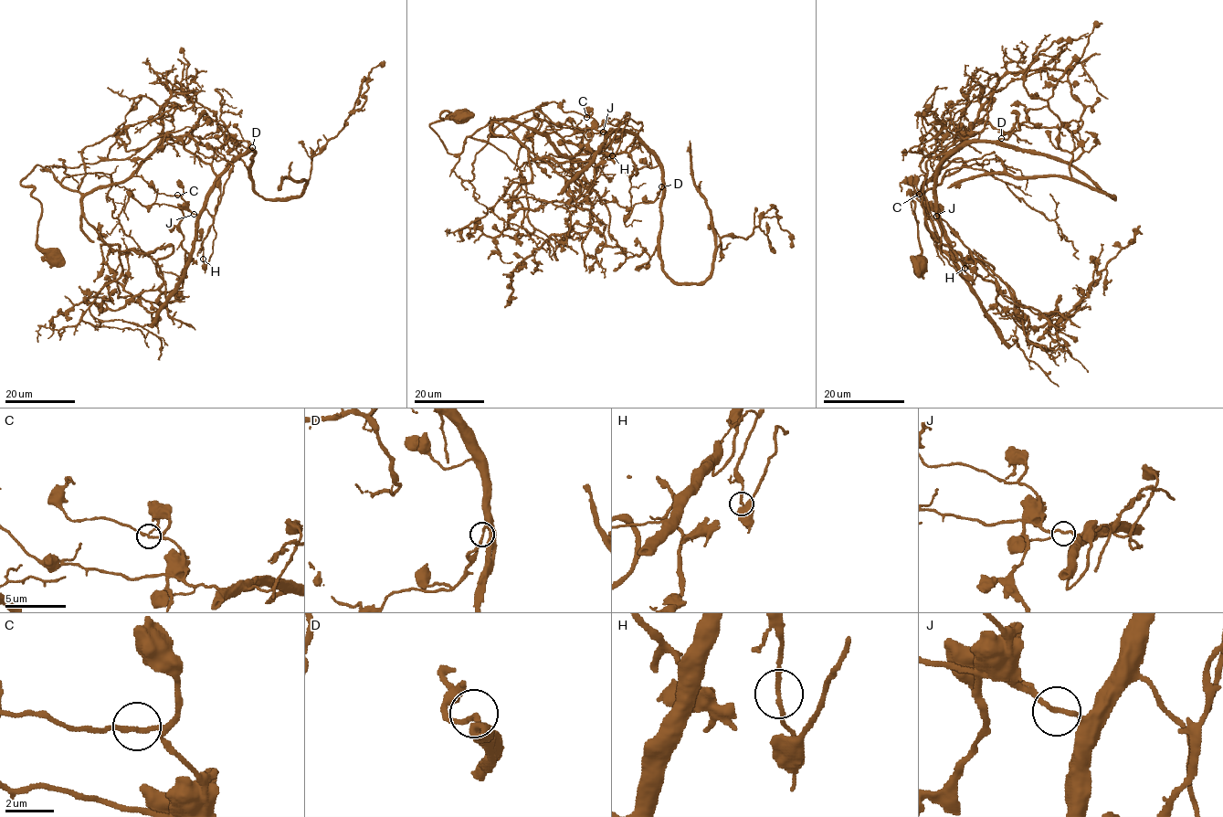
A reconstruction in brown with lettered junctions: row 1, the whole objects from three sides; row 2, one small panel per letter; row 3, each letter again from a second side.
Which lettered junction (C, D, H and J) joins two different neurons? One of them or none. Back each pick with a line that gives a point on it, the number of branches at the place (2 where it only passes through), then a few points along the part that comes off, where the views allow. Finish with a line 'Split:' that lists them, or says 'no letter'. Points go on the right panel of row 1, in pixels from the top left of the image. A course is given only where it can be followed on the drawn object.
H: (964, 268) | 2 | (964, 269), (939, 248), (935, 168), (969, 142), (1114, 198), (1071, 176), (1024, 85), (1072, 42)
Split: H

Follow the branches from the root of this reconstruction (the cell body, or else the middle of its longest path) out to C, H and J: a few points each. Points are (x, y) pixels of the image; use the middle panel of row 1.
C: (458, 120), (444, 111), (430, 124), (452, 154), (497, 121), (568, 156), (626, 132), (586, 117)
H: (458, 120), (444, 111), (430, 124), (452, 154), (510, 121), (568, 156), (626, 132), (612, 155)
J: (458, 120), (444, 111), (430, 124), (452, 154), (491, 122), (532, 127), (568, 156), (626, 132), (603, 132)

